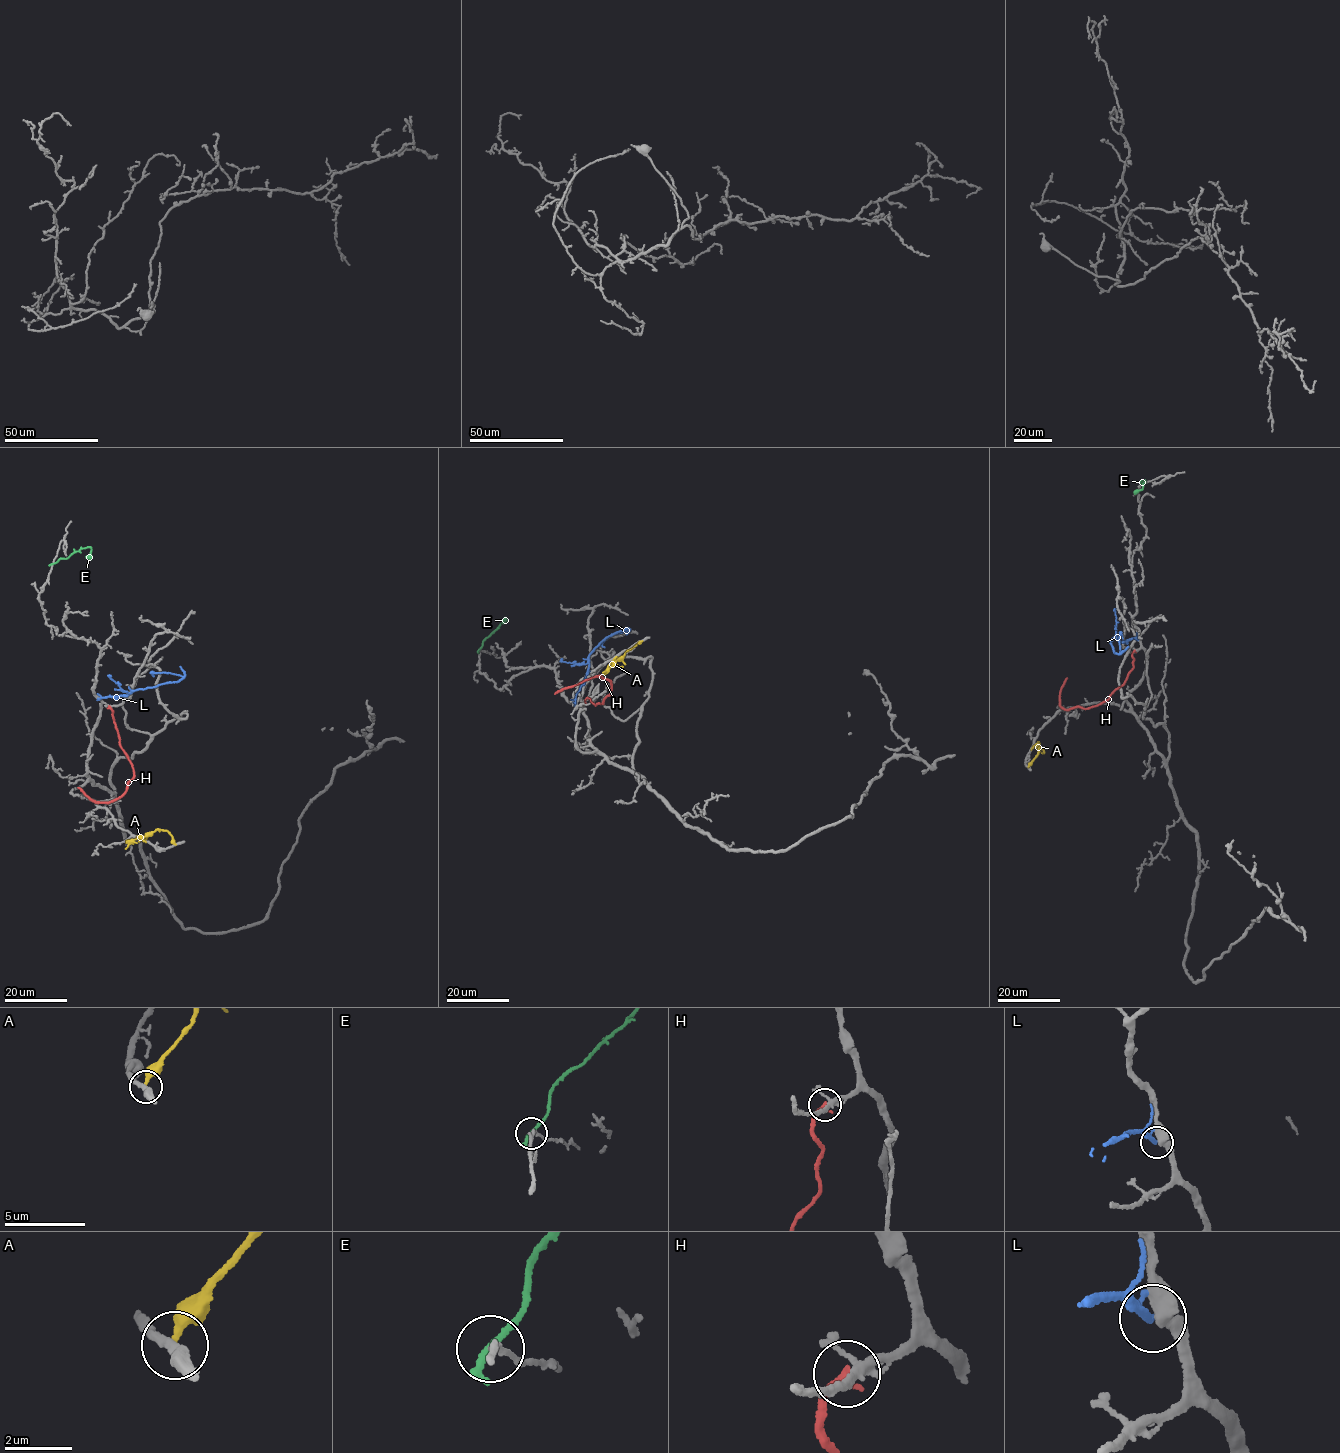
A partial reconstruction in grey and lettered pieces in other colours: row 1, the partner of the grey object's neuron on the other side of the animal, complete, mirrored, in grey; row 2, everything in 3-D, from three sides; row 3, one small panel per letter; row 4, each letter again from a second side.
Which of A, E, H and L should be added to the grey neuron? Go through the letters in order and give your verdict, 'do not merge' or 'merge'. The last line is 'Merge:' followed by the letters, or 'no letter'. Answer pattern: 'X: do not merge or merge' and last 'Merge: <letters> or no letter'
A: do not merge
E: do not merge
H: do not merge
L: do not merge
Merge: no letter

